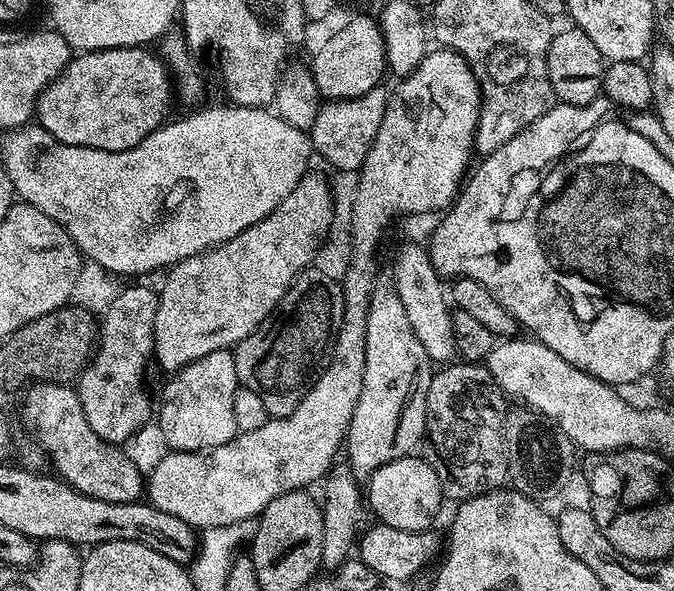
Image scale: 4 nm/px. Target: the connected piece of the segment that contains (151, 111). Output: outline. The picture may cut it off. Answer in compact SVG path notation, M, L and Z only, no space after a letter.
M144 46L81 51L41 94L35 114L39 127L66 146L111 152L138 146L154 129L164 127L172 96L174 100L168 65L155 51L148 51L152 50Z

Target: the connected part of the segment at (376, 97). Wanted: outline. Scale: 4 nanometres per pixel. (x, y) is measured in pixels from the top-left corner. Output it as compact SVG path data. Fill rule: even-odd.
M381 86L374 90L366 90L366 94L358 98L321 103L318 118L314 118L314 126L310 133L313 153L317 157L321 156L330 167L337 168L340 172L359 173L366 154L372 148L374 138L378 138L382 118L388 109L390 92L386 88Z

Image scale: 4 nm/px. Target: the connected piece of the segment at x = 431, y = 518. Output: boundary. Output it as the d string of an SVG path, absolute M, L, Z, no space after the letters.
M409 454L386 462L378 470L374 470L366 480L366 504L372 507L375 519L386 526L394 526L394 530L406 530L407 532L427 532L433 527L436 515L440 512L440 500L442 493L438 474L433 470L431 463L423 455Z

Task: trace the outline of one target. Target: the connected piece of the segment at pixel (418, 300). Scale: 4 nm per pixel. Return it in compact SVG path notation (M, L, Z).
M404 244L396 252L396 265L392 268L391 281L394 283L398 298L402 298L402 307L406 309L406 318L410 318L410 326L414 334L418 334L418 342L426 349L426 354L431 358L433 365L447 366L457 359L458 349L456 335L452 332L452 312L449 301L446 299L446 288L442 286L442 277L436 273L435 266L428 256L427 247L421 244Z

